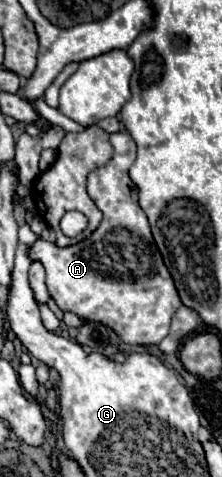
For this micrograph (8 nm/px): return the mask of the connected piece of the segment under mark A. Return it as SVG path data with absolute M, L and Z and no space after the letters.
M127 132L109 138L115 148L113 158L87 176L87 194L103 212L99 228L85 242L69 248L57 248L37 238L27 256L31 262L43 264L49 294L63 312L109 326L129 346L159 344L169 334L171 318L181 300L153 242L147 216L137 204L137 186L127 174L135 162L137 146Z

